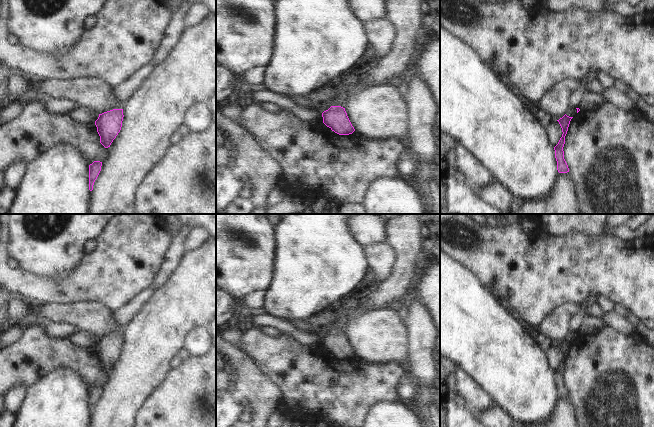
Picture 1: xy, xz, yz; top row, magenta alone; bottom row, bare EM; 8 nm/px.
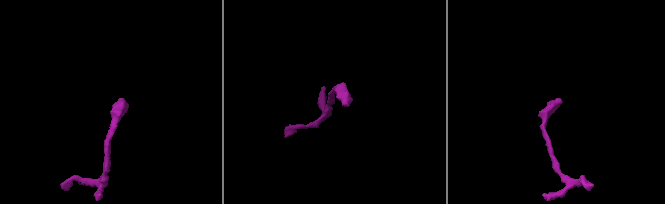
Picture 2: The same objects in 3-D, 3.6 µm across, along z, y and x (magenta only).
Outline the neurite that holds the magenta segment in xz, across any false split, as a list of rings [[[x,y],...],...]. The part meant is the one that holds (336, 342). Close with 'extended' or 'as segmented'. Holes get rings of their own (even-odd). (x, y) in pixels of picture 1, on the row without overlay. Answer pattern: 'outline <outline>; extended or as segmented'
outline [[[331,330],[322,337],[322,341],[323,347],[339,359],[349,359],[355,355],[345,332],[341,330]]]; as segmented

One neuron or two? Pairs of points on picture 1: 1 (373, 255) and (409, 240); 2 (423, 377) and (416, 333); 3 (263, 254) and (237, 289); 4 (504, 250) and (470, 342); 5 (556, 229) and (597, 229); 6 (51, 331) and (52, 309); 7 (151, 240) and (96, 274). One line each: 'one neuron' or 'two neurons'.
1: two neurons
2: one neuron
3: one neuron
4: two neurons
5: one neuron
6: two neurons
7: one neuron

